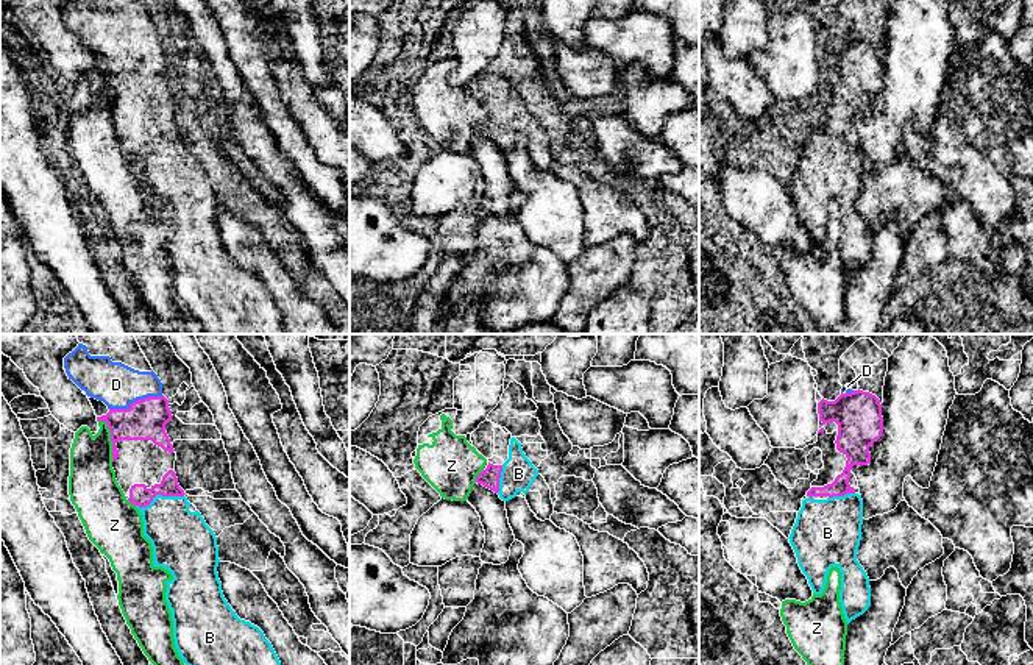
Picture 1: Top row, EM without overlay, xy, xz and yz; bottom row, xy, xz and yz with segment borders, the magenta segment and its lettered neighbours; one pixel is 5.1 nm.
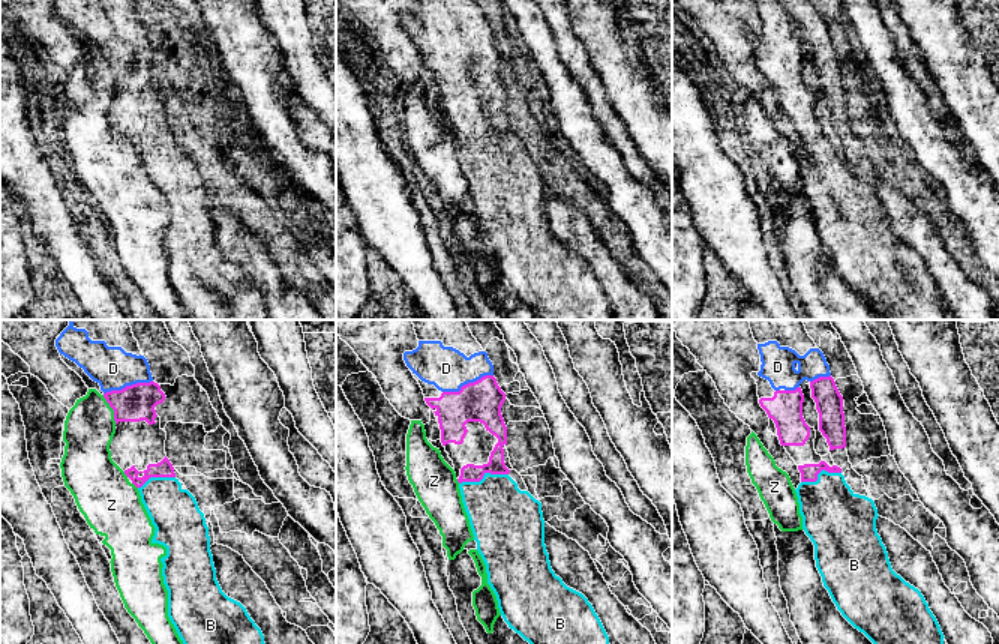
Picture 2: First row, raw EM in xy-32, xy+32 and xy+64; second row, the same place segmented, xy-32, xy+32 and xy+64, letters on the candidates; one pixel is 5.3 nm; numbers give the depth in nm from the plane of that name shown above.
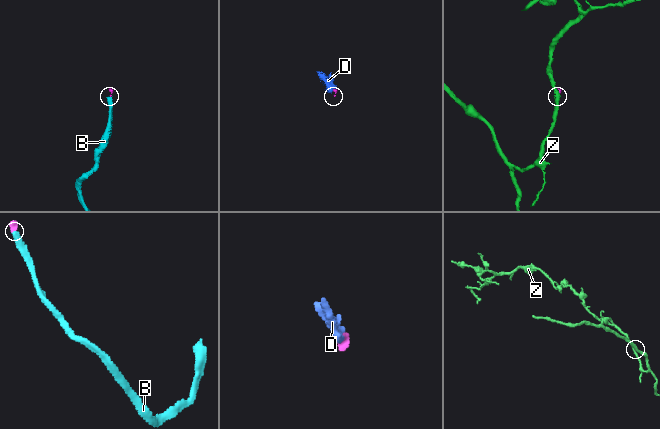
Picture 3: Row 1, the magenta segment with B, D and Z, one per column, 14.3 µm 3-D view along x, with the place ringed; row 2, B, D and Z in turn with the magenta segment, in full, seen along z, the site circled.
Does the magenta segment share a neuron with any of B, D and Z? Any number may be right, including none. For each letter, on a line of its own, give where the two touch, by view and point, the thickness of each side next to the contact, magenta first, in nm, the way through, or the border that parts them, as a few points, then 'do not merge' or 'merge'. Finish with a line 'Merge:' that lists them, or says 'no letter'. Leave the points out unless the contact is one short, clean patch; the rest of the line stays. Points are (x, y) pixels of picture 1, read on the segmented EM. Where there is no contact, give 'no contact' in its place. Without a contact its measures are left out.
B: xy (159, 494) | 110/300 nm | across xy (139, 495), (159, 494), (167, 523), (180, 537) | merge
D: xy (138, 400) | 220/220 nm | merge
Z: xy (111, 437) | 220/240 nm | do not merge
Merge: B, D

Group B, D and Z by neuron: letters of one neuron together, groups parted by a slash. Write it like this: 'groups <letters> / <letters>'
groups B D / Z

